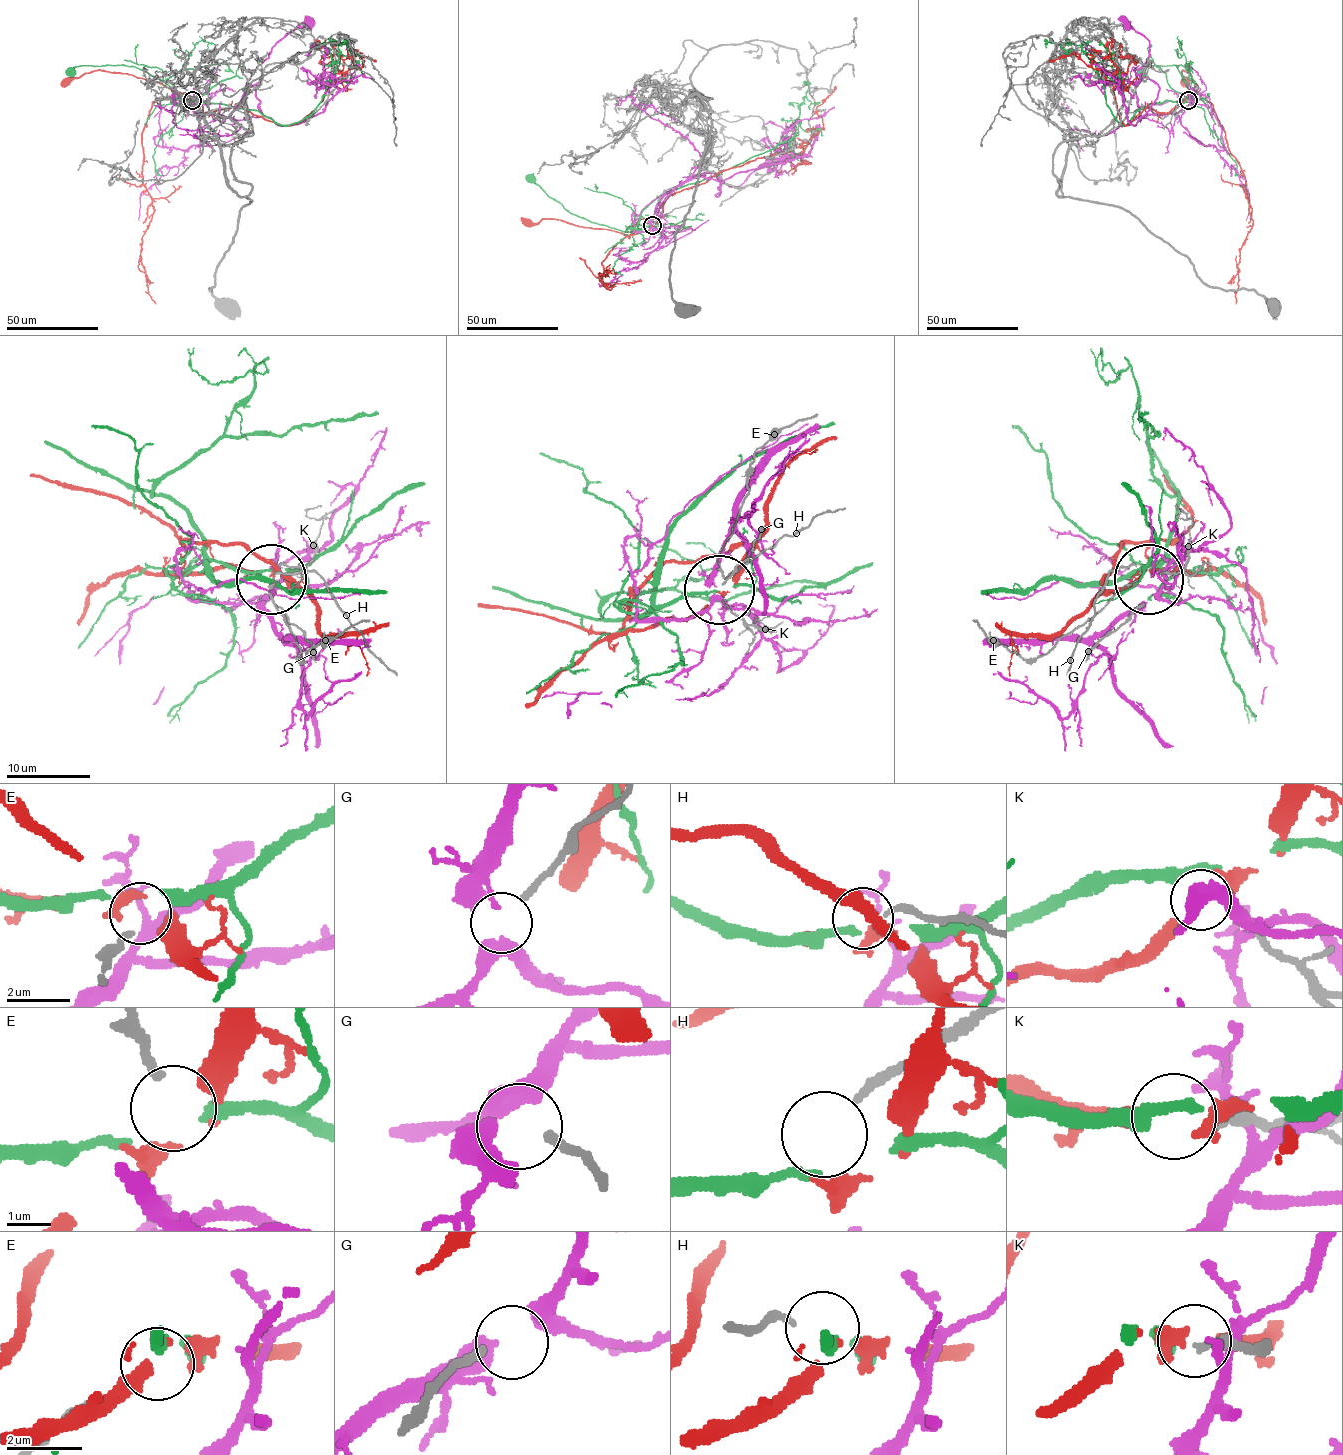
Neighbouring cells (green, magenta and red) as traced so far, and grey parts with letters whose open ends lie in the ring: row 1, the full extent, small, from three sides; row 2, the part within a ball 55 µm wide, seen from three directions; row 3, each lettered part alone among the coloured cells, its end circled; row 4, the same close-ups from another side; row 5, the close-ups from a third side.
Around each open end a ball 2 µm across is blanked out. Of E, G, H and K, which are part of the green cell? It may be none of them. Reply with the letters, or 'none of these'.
K

